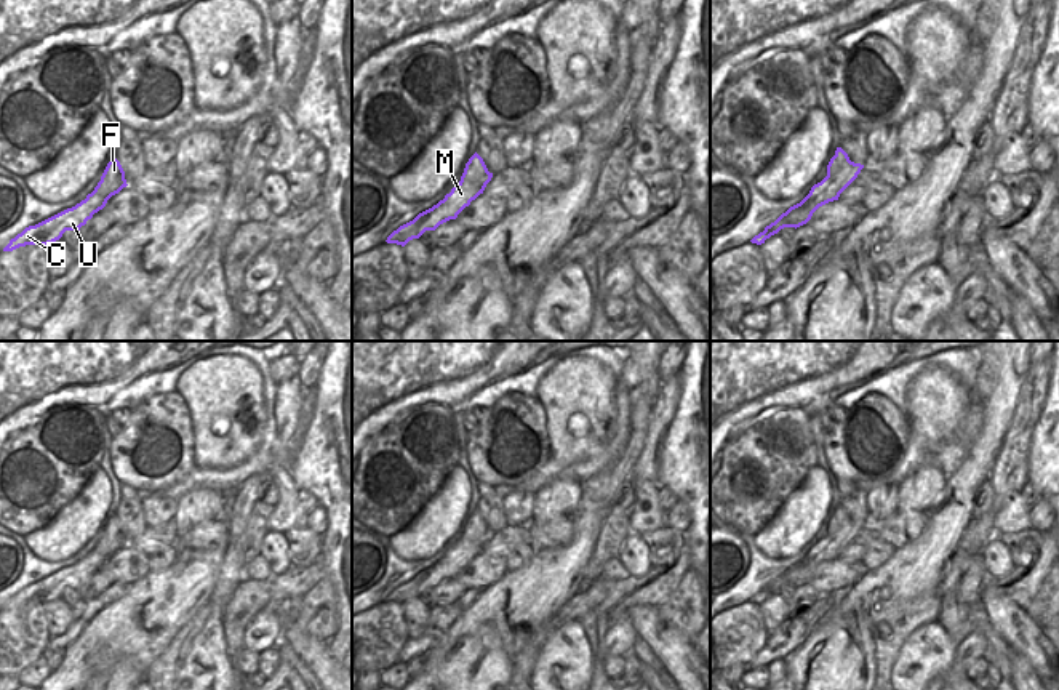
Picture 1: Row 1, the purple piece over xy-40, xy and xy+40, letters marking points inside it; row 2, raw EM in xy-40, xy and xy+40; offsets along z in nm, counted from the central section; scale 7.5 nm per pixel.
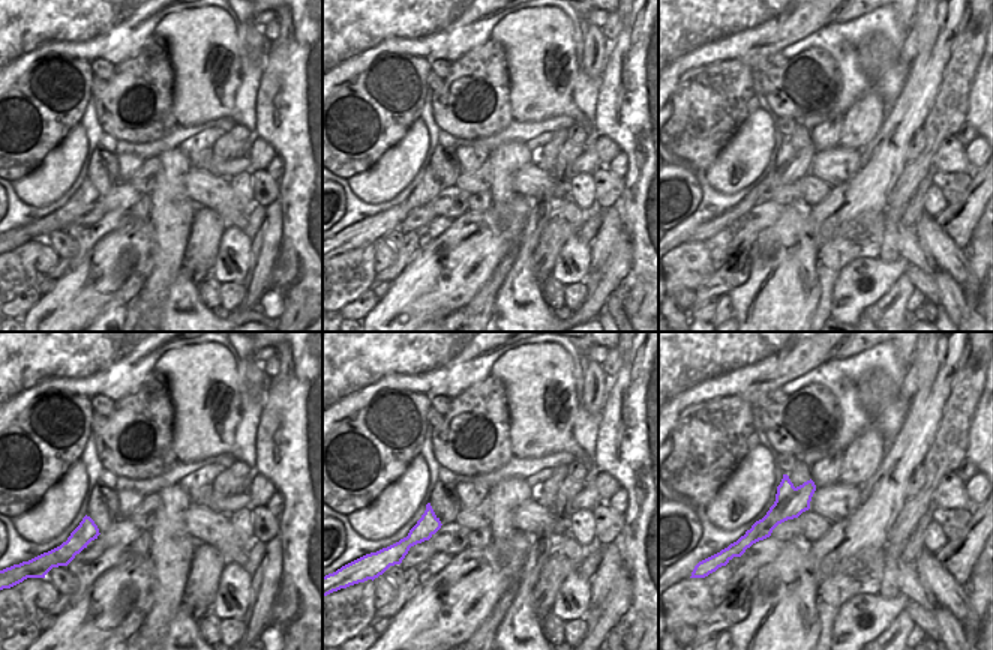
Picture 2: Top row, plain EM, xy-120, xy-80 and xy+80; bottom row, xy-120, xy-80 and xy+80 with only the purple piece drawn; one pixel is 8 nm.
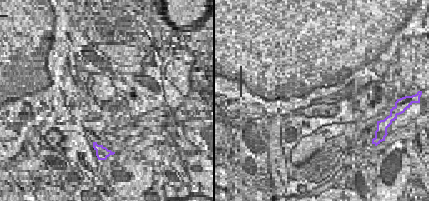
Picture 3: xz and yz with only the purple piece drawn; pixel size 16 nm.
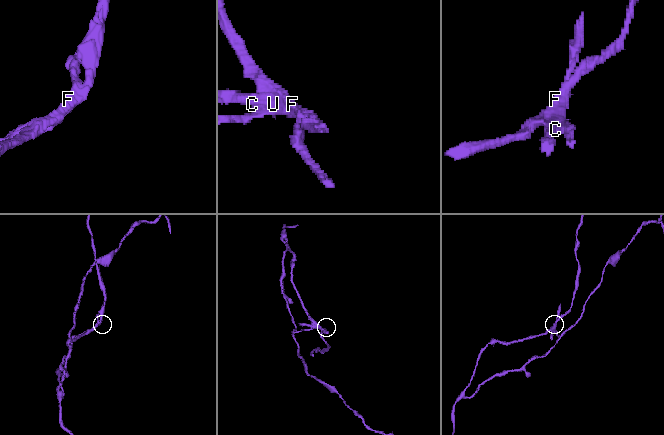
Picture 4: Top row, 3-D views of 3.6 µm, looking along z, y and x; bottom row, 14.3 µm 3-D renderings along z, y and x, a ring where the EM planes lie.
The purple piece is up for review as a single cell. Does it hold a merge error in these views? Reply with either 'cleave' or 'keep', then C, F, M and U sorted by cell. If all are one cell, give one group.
cleave | C M U / F

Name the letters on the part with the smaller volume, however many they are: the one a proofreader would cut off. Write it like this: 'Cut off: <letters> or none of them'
Cut off: C, M, U

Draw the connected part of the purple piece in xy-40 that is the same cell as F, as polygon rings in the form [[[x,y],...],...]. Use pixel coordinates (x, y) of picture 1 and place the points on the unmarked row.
[[[114,515],[114,517],[107,522],[107,525],[106,525],[102,535],[101,535],[101,540],[98,541],[98,544],[94,546],[93,551],[96,551],[96,552],[106,556],[106,549],[107,549],[115,540],[126,540],[126,538],[125,538],[125,530],[123,530],[120,520]]]

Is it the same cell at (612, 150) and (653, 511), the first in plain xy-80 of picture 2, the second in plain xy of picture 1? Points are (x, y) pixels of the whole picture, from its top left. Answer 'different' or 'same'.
different

